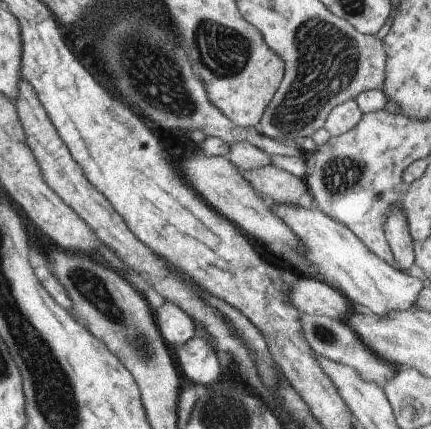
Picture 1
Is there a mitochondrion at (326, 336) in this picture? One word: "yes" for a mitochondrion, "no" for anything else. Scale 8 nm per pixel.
yes

